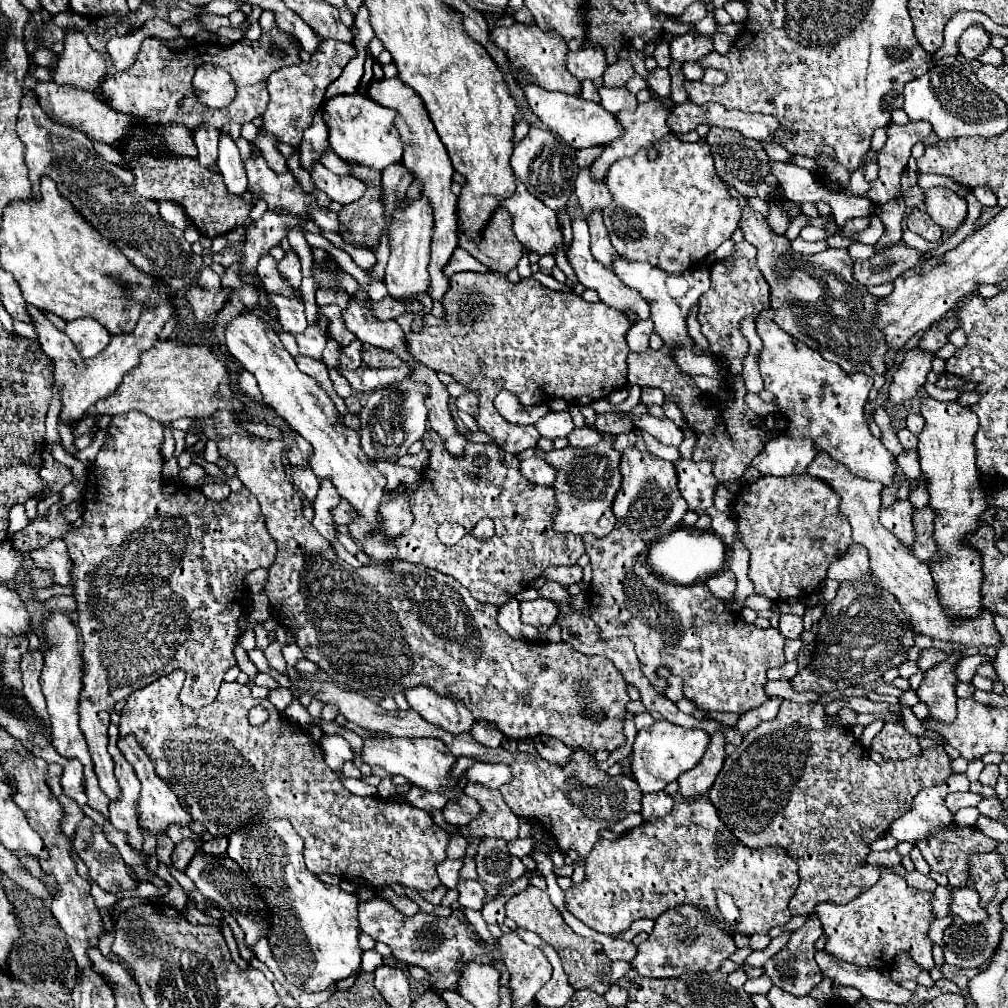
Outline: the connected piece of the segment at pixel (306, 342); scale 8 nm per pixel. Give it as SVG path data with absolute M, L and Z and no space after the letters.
M318 313L318 321L314 325L306 327L304 333L294 335L302 355L308 355L308 357L314 357L314 359L322 357L322 351L326 347L326 339L328 339L326 327L328 327L328 319Z

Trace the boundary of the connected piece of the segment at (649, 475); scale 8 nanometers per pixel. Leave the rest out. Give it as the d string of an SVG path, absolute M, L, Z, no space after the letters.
M628 447L628 449L622 451L620 473L622 473L622 485L620 485L620 491L616 493L616 499L614 499L614 503L612 503L612 505L614 505L612 509L614 509L614 515L616 515L616 527L612 529L612 533L610 533L608 537L602 537L602 539L598 539L598 537L594 537L594 535L584 535L584 537L582 537L582 539L584 539L584 547L586 547L586 555L590 557L590 565L592 565L592 581L590 581L590 601L592 601L592 605L590 605L590 619L592 619L592 621L596 623L596 627L600 629L600 639L608 641L608 639L618 637L618 635L628 637L628 639L634 643L634 647L636 647L638 661L640 661L640 665L642 665L644 675L652 681L652 687L654 687L656 691L664 691L664 689L666 689L666 673L678 675L678 677L684 679L684 697L690 699L690 701L692 701L698 709L702 709L702 711L746 713L746 711L750 711L750 709L760 707L760 705L768 699L766 693L764 693L764 683L768 681L768 679L766 679L766 671L768 671L770 667L780 667L780 665L786 663L784 653L782 653L786 639L784 639L784 637L780 635L780 631L774 629L774 627L760 629L760 627L756 627L756 625L744 623L744 621L740 619L740 615L732 615L732 613L724 607L724 603L710 593L710 589L708 589L704 583L696 583L696 585L684 587L684 585L676 585L676 583L666 583L666 581L658 579L656 575L652 575L650 567L648 567L646 563L642 563L638 557L644 553L644 549L646 549L652 541L659 539L663 534L670 533L672 529L682 521L684 513L688 511L688 505L684 503L684 499L682 499L682 495L680 495L680 491L678 491L678 485L676 485L676 467L674 467L672 461L658 459L658 457L654 457L652 453L642 453L638 447Z

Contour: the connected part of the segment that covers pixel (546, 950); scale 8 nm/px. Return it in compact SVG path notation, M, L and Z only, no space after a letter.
M518 929L516 933L520 935L522 941L526 941L526 943L530 943L530 945L536 945L536 947L546 955L546 959L552 963L552 967L554 967L554 973L552 973L550 981L548 981L548 983L536 993L536 997L534 997L536 1005L562 1007L564 1003L568 1003L570 997L574 995L574 989L572 989L570 983L568 983L568 977L566 977L566 973L564 973L564 967L562 967L562 961L560 961L560 957L558 957L558 953L556 953L546 941L542 941L536 933L530 933L530 931L524 931L524 929Z

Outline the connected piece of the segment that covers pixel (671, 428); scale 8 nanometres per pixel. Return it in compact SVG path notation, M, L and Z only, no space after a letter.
M650 413L638 415L638 417L632 415L632 425L634 425L634 429L650 433L652 437L656 437L664 445L680 447L680 443L682 443L682 431L670 419L666 419L666 417L658 419L658 417L650 415Z

